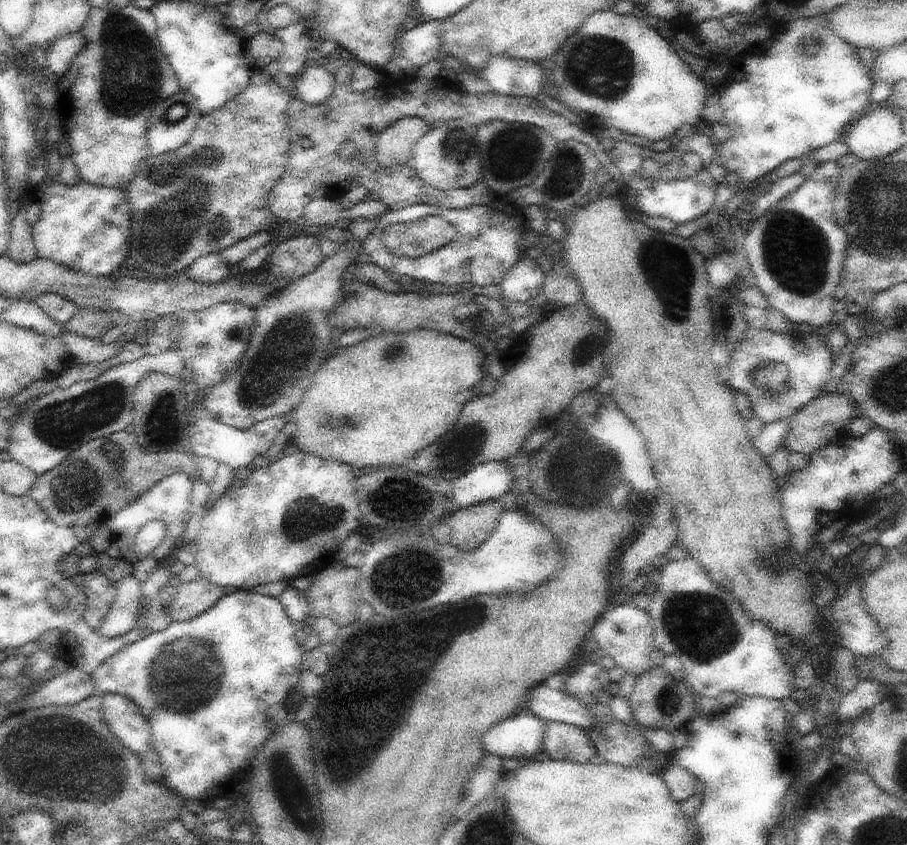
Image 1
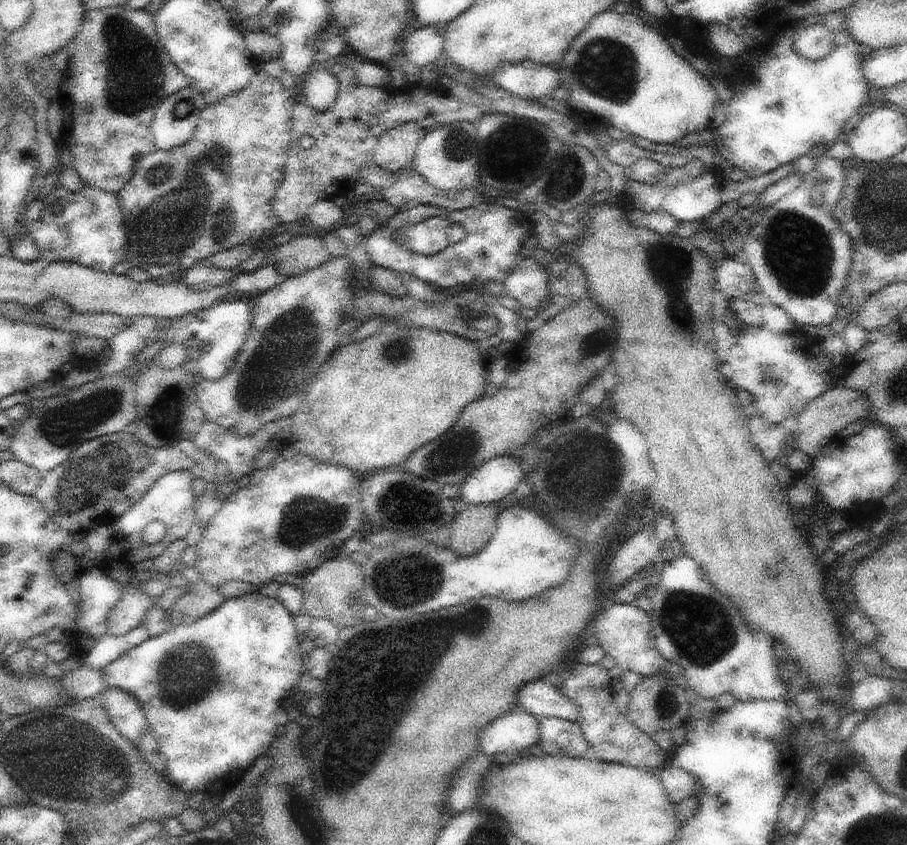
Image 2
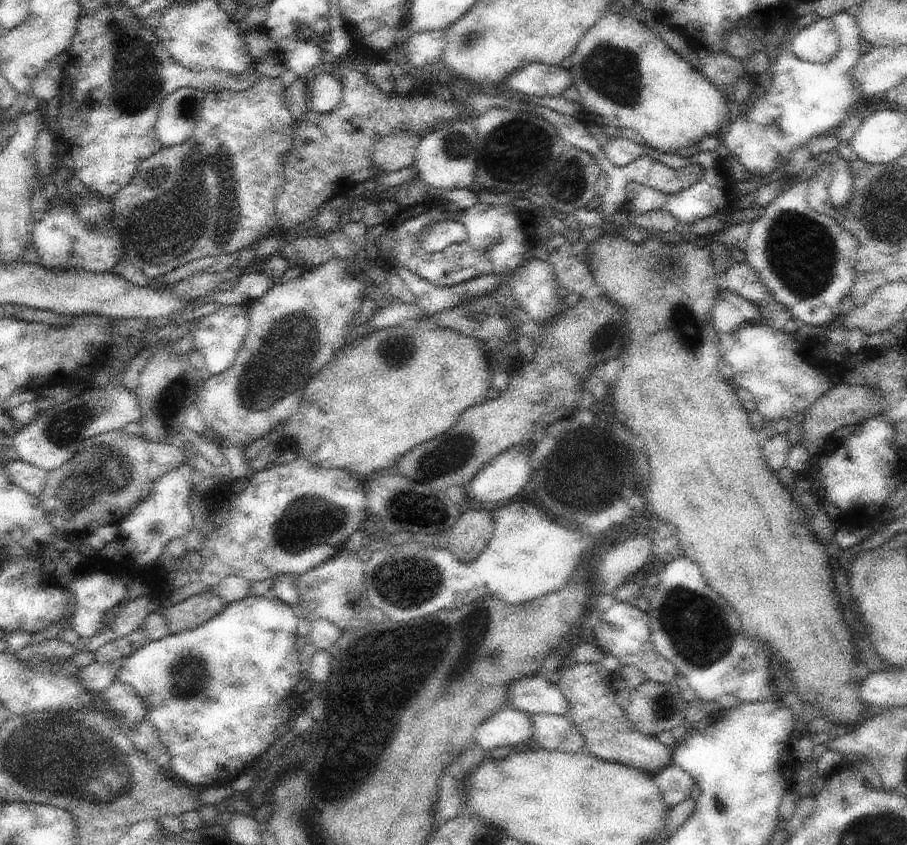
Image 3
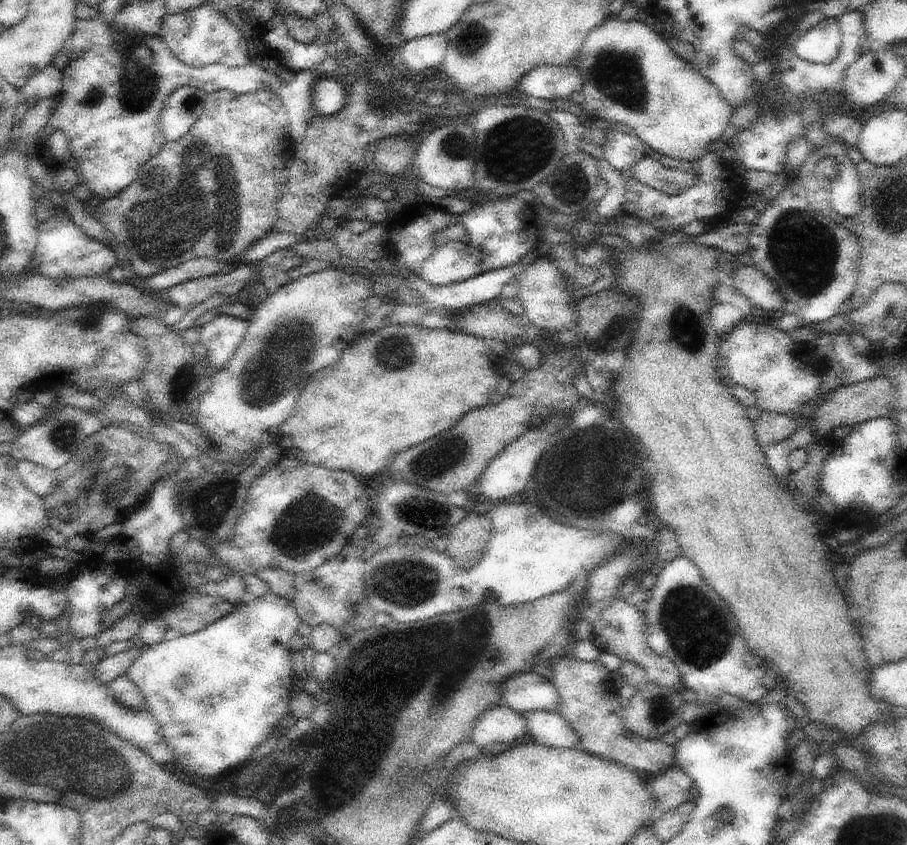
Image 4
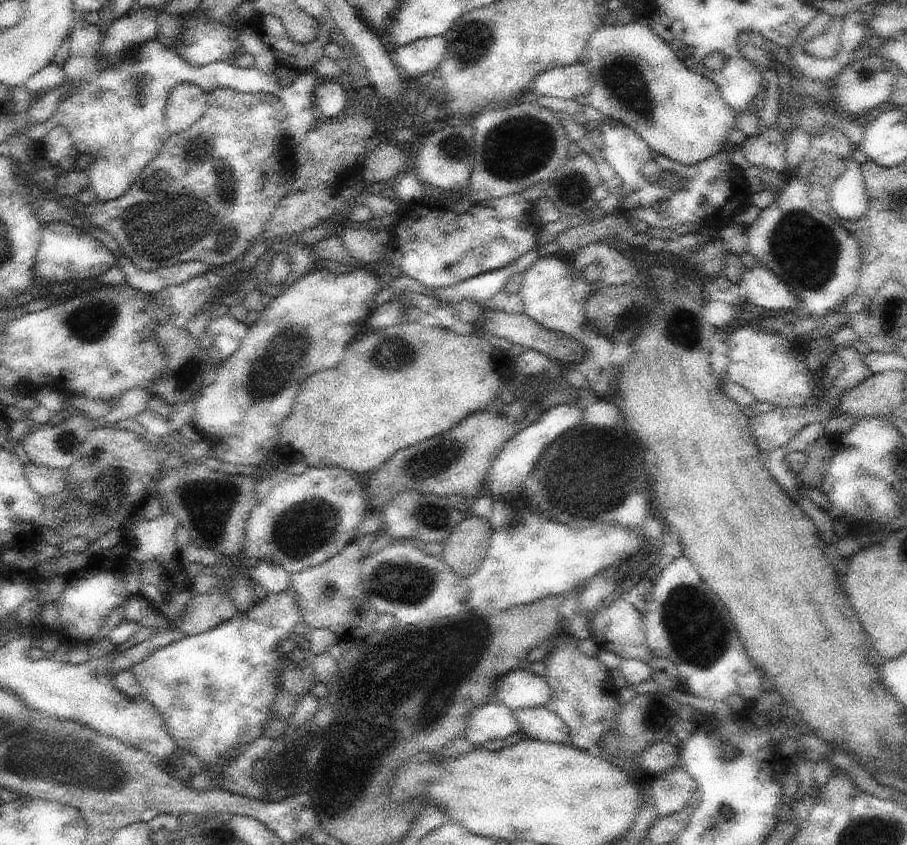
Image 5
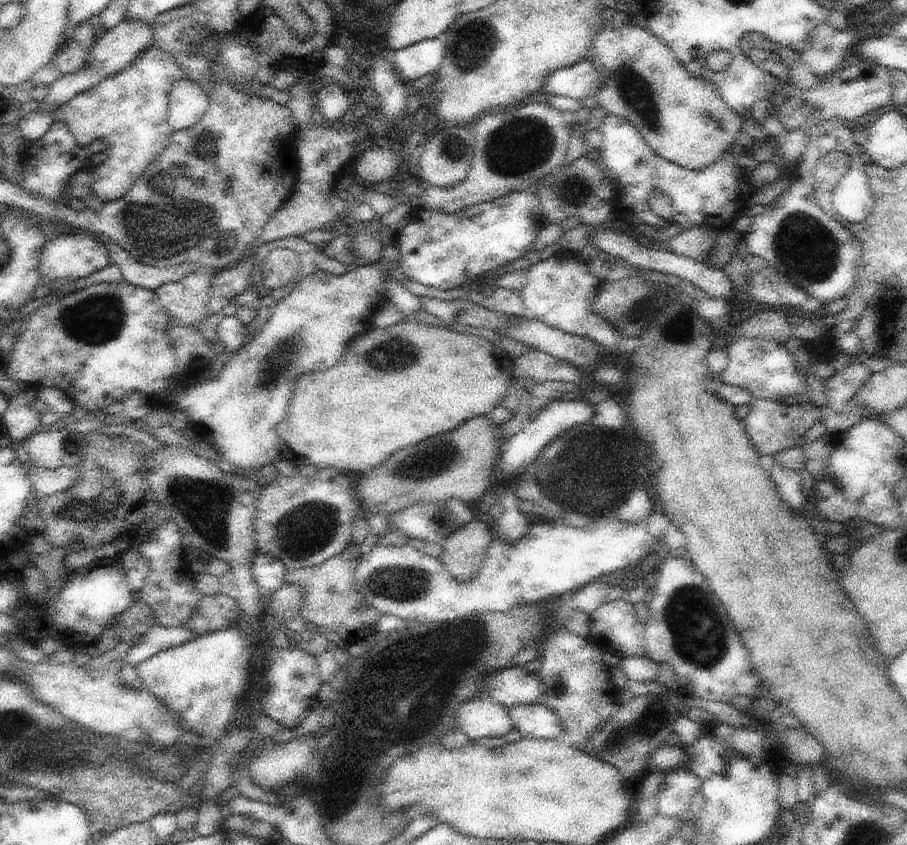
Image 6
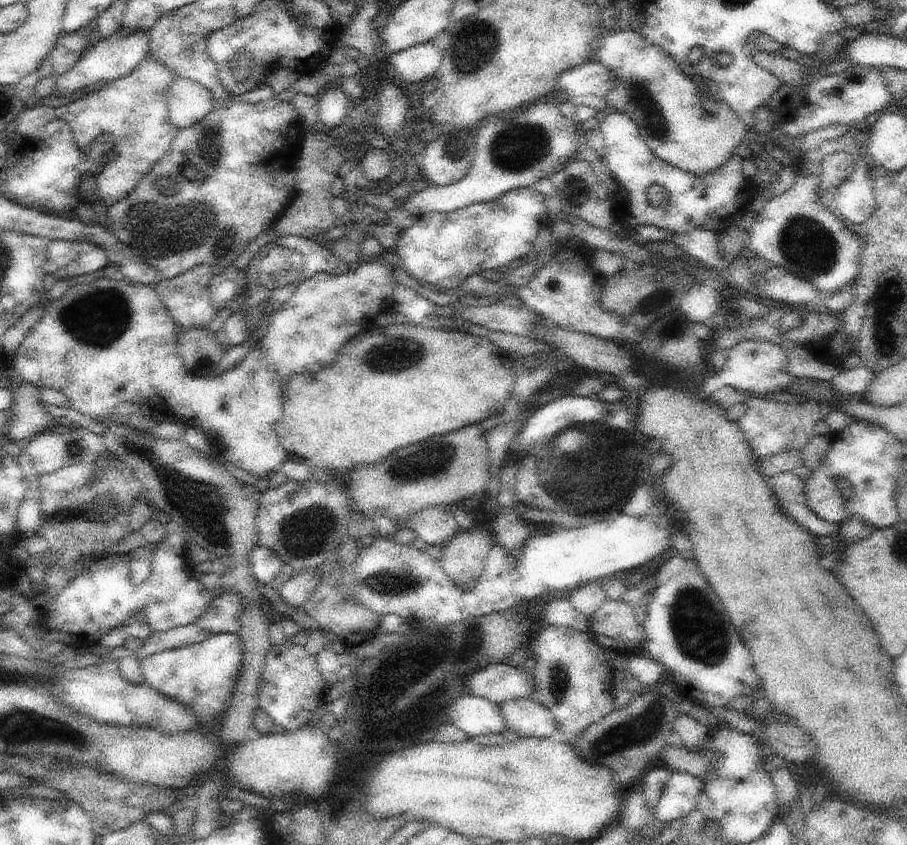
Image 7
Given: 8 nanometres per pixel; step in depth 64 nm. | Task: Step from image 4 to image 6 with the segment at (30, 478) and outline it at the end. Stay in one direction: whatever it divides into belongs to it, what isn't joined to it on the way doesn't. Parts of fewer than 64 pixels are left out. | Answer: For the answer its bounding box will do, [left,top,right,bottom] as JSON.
[27,465,79,496]

